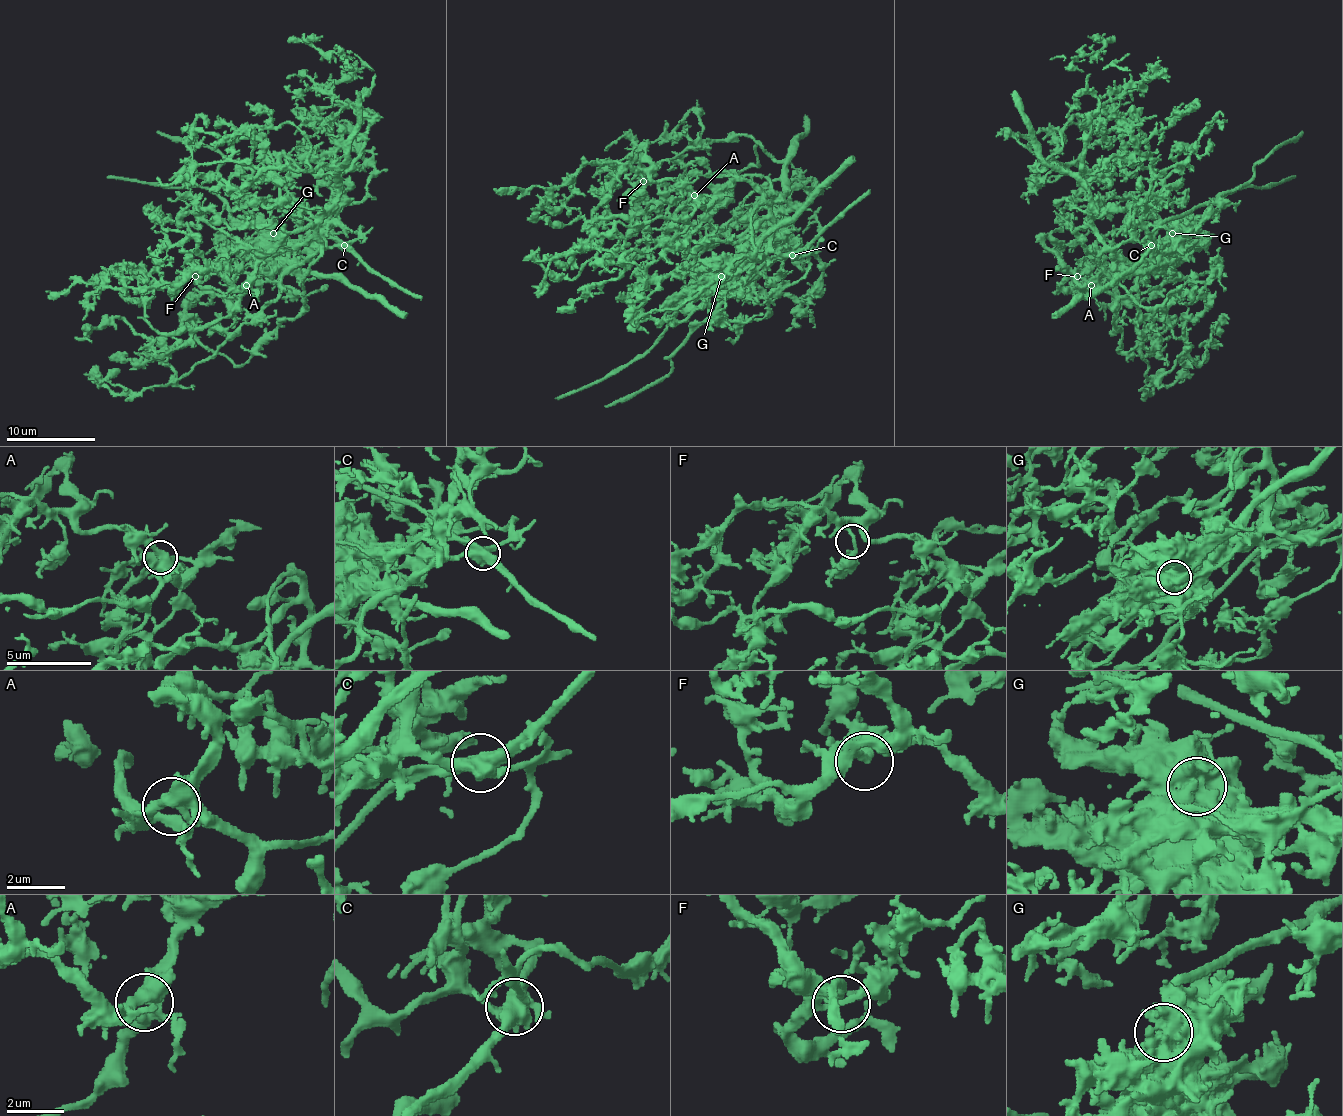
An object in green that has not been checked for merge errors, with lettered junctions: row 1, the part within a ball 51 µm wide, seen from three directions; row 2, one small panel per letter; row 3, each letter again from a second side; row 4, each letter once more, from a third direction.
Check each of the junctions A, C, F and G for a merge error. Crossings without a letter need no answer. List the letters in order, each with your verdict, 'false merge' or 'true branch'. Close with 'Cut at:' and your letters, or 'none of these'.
A: true branch
C: false merge
F: true branch
G: false merge
Cut at: C, G

